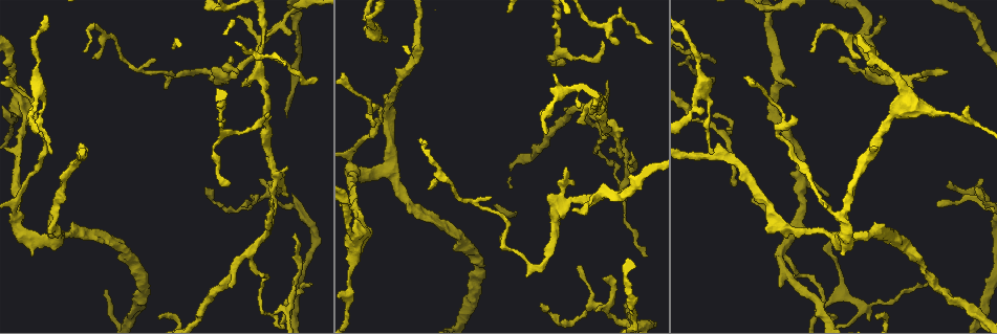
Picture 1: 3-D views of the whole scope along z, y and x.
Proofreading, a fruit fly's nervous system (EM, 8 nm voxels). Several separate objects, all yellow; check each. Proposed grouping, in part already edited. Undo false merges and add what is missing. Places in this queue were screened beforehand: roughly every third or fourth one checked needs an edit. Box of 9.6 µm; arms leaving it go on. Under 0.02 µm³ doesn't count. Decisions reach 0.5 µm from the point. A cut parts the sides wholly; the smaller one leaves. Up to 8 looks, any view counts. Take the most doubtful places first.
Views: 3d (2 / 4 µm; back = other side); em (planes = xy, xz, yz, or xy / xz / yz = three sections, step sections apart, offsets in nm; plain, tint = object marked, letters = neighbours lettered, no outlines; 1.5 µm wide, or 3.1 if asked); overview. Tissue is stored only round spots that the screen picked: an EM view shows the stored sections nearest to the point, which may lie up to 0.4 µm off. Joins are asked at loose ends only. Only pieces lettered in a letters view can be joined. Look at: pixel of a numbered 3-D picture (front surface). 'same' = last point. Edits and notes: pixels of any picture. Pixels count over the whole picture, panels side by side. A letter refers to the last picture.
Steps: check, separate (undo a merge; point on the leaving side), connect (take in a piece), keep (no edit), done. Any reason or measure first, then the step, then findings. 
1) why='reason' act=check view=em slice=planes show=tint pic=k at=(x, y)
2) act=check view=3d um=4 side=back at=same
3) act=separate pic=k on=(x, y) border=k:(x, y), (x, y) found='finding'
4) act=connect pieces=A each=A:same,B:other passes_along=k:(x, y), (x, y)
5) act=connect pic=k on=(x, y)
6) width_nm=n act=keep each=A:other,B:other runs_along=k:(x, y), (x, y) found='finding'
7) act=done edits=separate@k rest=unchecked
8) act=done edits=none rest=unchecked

why='tapers out' act=check view=em slice=xz step=8 show=letters pic=1 at=(715, 79)

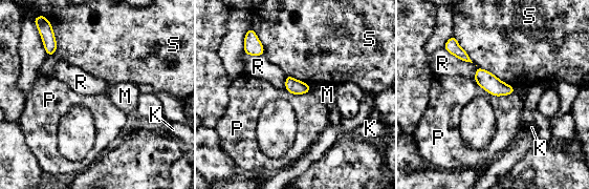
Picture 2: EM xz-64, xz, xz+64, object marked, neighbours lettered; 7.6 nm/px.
why='another direction' act=check view=em slice=planes show=letters at=same

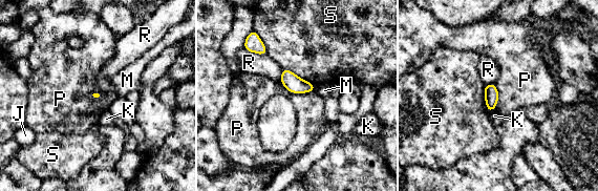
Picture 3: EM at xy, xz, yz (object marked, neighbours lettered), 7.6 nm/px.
longest_contact=S:300nm act=keep each=J:other,K:other,M:other,P:other,R:other,S:other border=3:(281, 83), (292, 92), (314, 90) found='no lettered piece goes on from it'

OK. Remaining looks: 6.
why='sudden change in width' act=check view=3d um=2 pic=1 at=(38, 81)

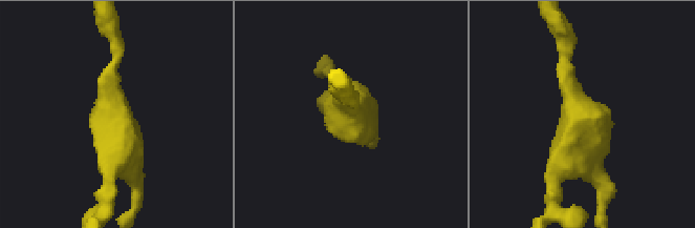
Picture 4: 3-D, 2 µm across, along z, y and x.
act=check view=em slice=planes show=letters pic=4 at=(582, 127)

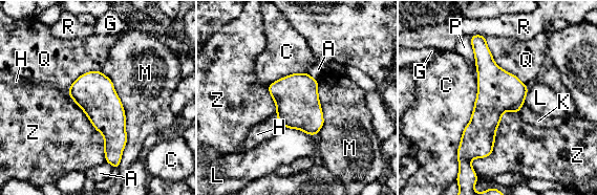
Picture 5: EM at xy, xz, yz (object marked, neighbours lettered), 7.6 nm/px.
act=keep each=A:other,C:other,G:other,H:other,K:other,L:other,M:other,P:other,Q:other,R:other,Z:other runs_along=5:(481, 42), (487, 115), (471, 155) found='all the same cell'

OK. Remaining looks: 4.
why='branch stops here' act=check view=3d um=2 pic=1 at=(643, 256)

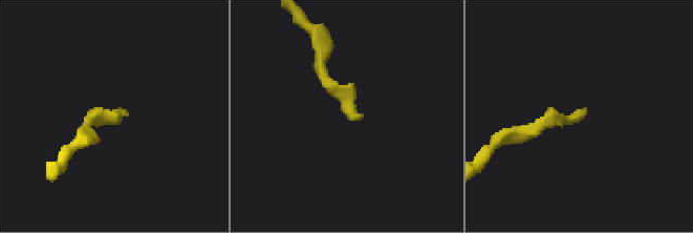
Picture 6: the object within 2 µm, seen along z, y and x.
why='shape alone is not enough' act=check view=em slice=planes show=letters pic=6 at=(585, 111)

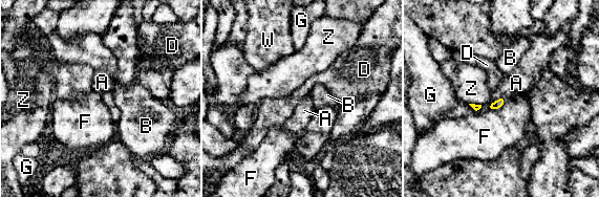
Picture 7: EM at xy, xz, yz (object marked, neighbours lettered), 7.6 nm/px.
act=keep each=A:other,B:other,D:other,F:other,G:other,W:other,Z:other border=7:(506, 102), (496, 109), (488, 110) found='none of them fits'

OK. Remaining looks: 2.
act=done edits=none rest=unchecked

